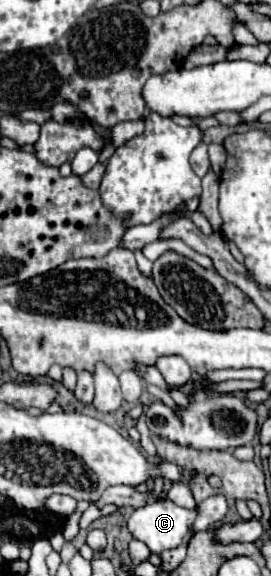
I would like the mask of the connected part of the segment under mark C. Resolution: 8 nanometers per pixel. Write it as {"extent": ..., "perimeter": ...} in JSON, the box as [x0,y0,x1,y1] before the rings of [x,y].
{"extent":[128,499,196,553],"perimeter":[[[164,499],[138,507],[128,519],[128,529],[132,537],[146,543],[152,553],[162,553],[182,543],[194,519],[196,511],[182,509],[170,499]]]}

